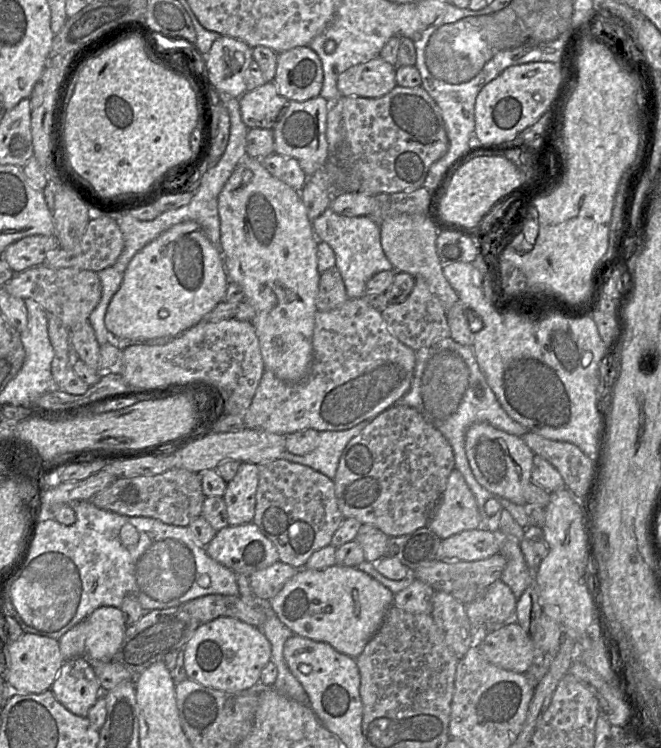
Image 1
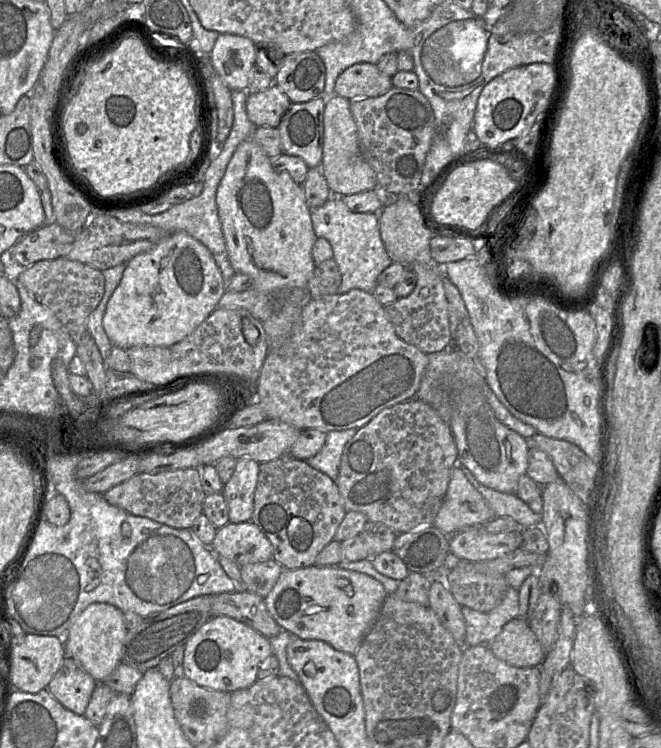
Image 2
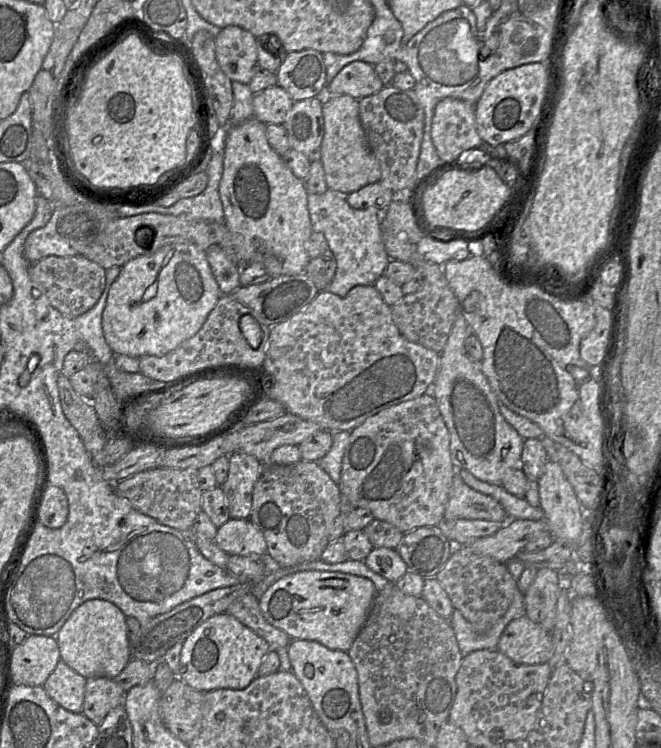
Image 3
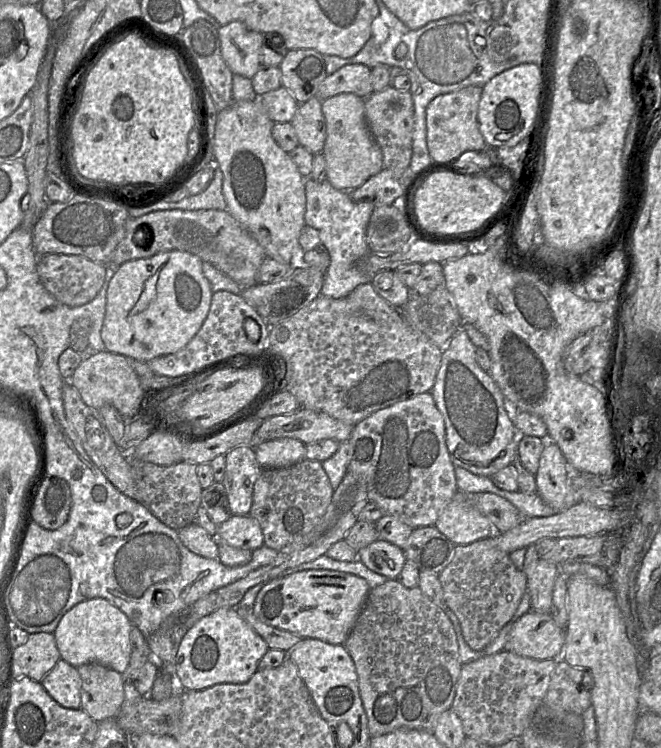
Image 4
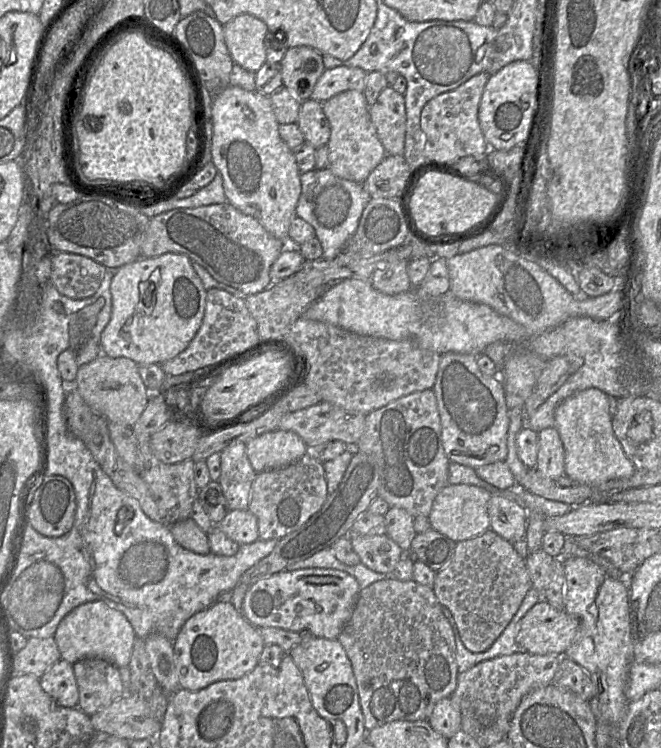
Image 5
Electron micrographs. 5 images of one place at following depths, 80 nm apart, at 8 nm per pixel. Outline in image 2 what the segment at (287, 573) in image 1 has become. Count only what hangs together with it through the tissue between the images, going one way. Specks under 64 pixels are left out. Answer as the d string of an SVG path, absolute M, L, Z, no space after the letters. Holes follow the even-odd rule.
M273 559L240 566L244 590L265 598L279 579L283 569Z

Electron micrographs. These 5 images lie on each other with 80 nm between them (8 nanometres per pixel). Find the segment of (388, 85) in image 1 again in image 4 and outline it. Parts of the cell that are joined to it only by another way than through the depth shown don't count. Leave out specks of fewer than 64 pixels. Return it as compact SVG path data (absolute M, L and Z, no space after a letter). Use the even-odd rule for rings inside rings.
M348 64L325 77L316 97L323 101L341 93L352 93L367 98L373 92L371 69L363 64Z

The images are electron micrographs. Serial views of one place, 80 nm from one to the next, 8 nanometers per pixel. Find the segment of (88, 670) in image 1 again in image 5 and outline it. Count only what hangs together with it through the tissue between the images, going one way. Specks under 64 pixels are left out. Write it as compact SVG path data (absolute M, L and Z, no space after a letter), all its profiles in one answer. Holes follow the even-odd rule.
M60 659L39 678L39 682L58 705L78 708L79 692L73 664Z

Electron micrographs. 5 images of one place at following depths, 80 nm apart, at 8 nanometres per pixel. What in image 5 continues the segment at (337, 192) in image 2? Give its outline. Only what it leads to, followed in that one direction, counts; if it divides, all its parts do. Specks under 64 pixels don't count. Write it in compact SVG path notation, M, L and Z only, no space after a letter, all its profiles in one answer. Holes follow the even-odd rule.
M347 90L322 104L330 124L328 147L328 168L342 179L364 183L369 174L386 157L386 151L378 138L369 114L369 107L363 92Z

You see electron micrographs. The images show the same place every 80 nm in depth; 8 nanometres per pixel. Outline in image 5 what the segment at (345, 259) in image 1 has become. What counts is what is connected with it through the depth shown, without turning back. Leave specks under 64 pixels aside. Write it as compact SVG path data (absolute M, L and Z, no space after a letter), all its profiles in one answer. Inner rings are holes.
M329 168L301 173L300 181L301 194L295 214L314 228L323 249L322 259L332 260L356 232L362 212L371 196L363 183L339 178Z

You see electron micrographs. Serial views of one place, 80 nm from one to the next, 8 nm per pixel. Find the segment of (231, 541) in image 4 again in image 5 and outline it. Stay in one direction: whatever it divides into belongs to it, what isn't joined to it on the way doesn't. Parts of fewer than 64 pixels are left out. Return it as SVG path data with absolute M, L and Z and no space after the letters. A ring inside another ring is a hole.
M248 509L230 510L217 526L228 538L240 545L259 539L257 518Z

